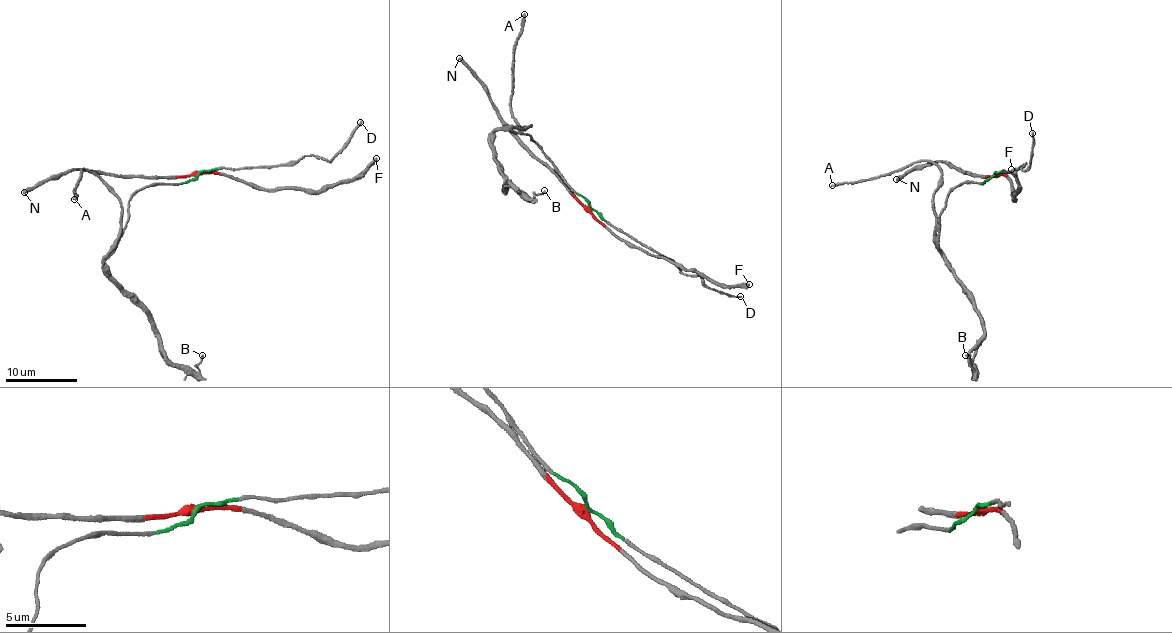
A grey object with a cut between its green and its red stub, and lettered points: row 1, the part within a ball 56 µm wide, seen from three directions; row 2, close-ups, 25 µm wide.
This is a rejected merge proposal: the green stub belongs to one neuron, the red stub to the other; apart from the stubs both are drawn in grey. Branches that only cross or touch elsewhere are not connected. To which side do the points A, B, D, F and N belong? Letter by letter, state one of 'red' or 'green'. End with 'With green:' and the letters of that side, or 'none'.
A: green
B: green
D: green
F: red
N: red
With green: A, B, D

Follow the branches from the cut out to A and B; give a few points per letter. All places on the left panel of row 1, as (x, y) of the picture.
A: (196, 173), (137, 191), (122, 230), (121, 199), (89, 171), (79, 170), (75, 199)
B: (196, 173), (130, 199), (105, 262), (109, 281), (150, 320), (160, 353), (196, 373), (202, 355)

